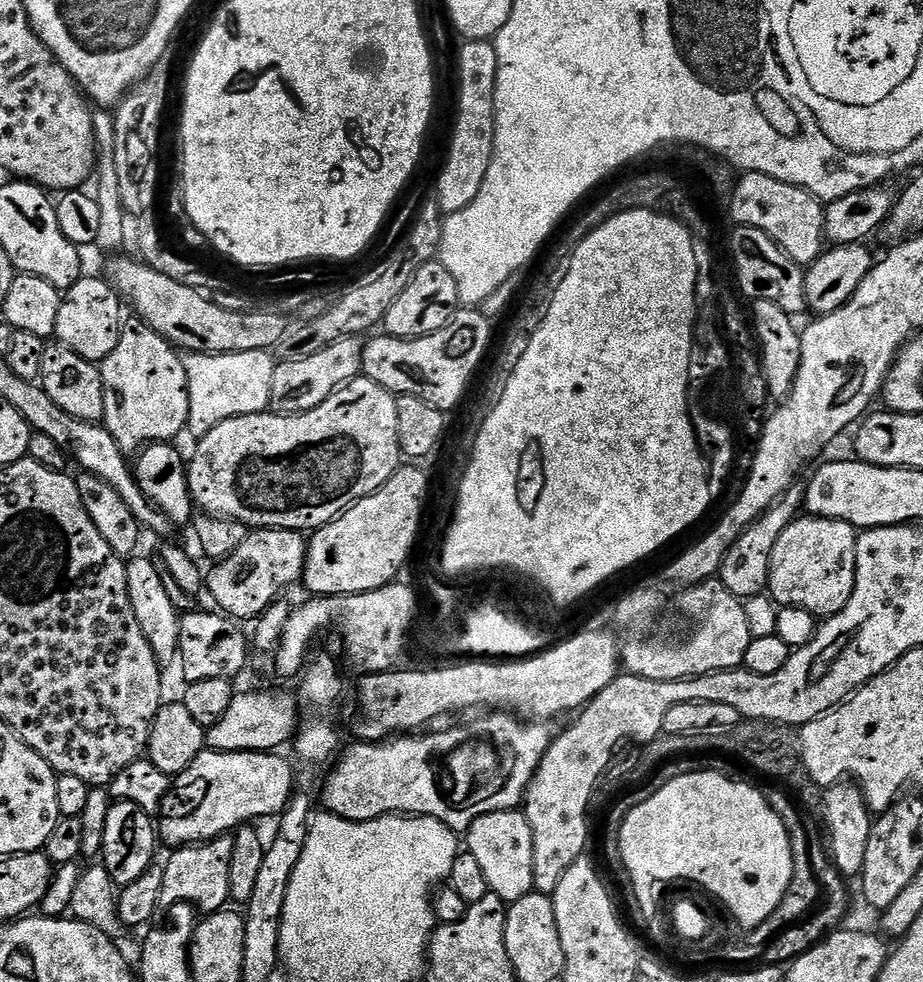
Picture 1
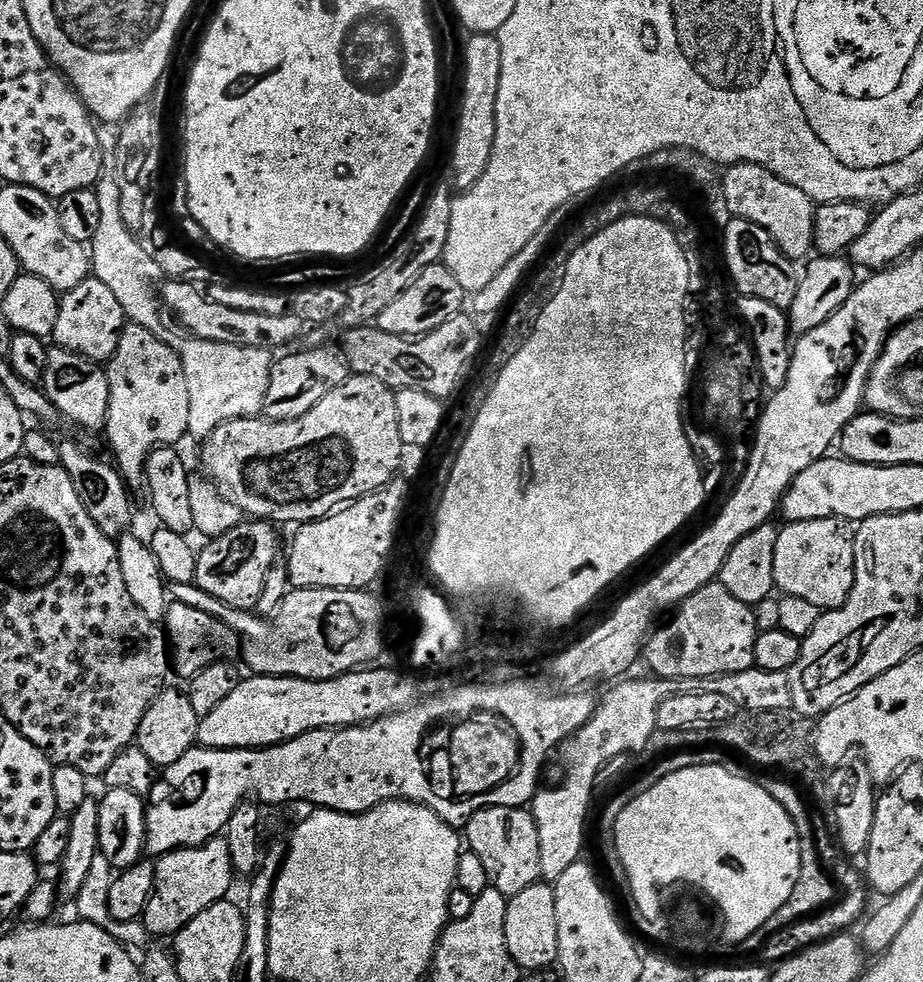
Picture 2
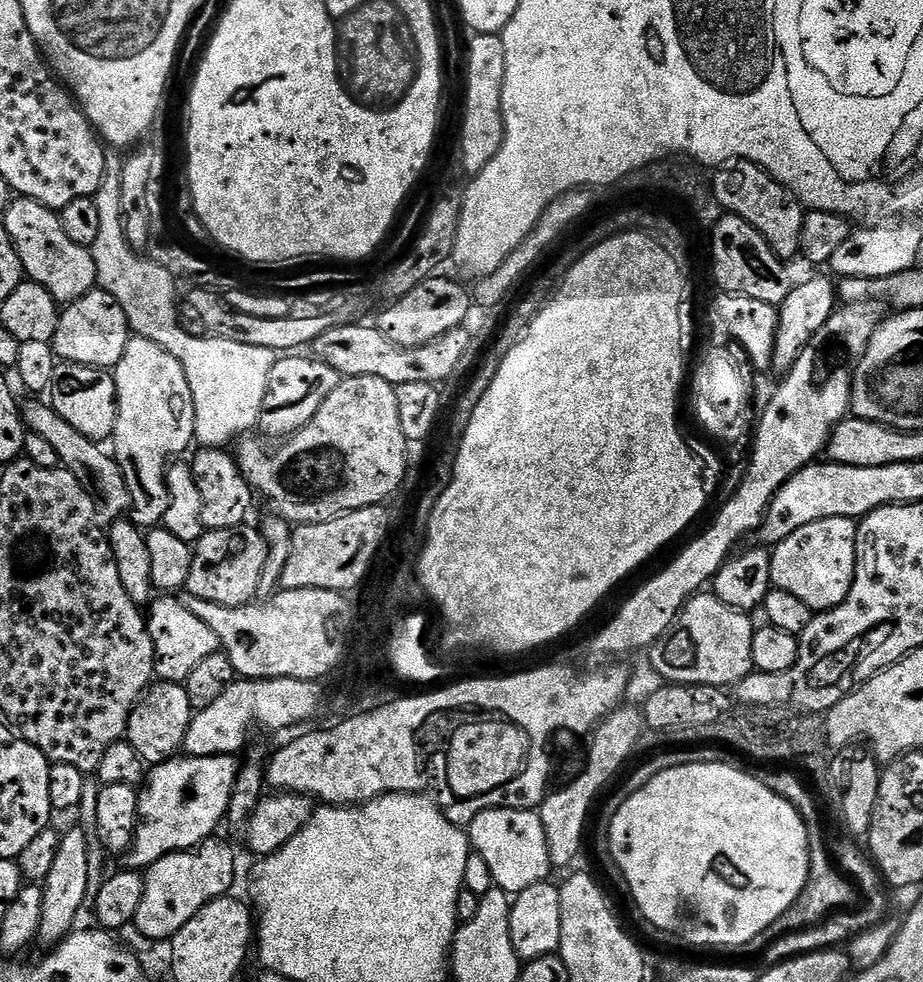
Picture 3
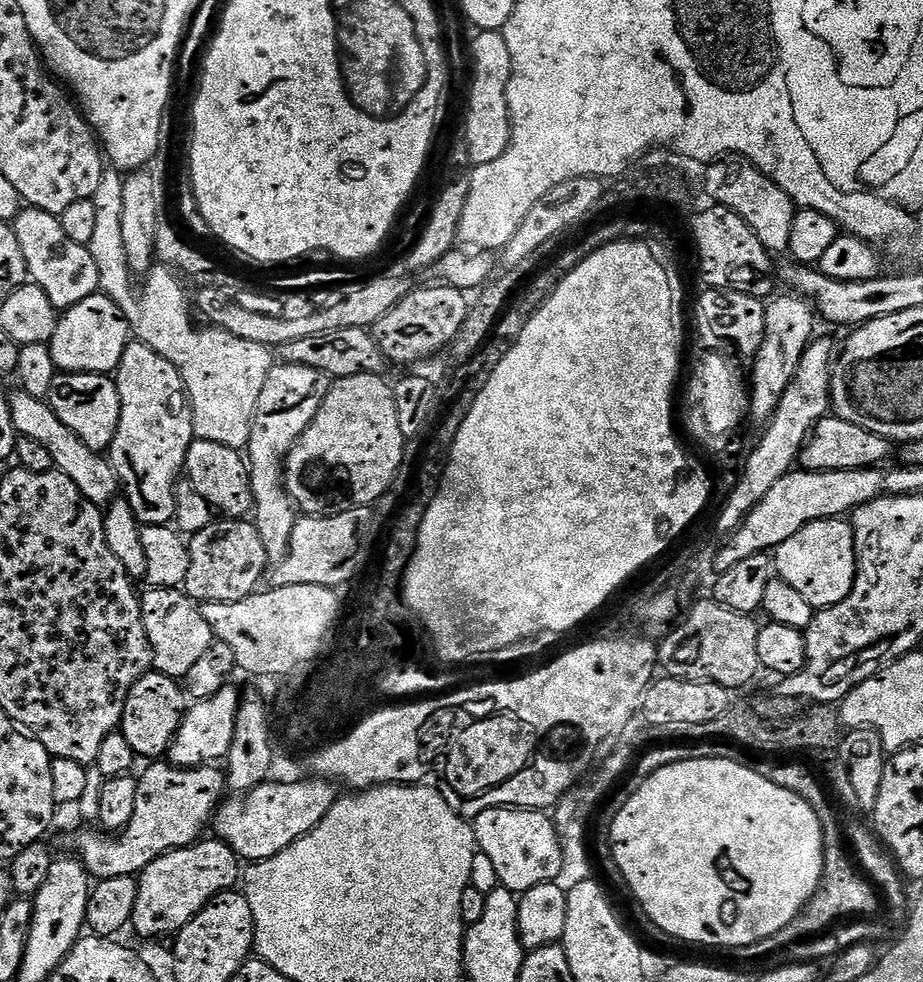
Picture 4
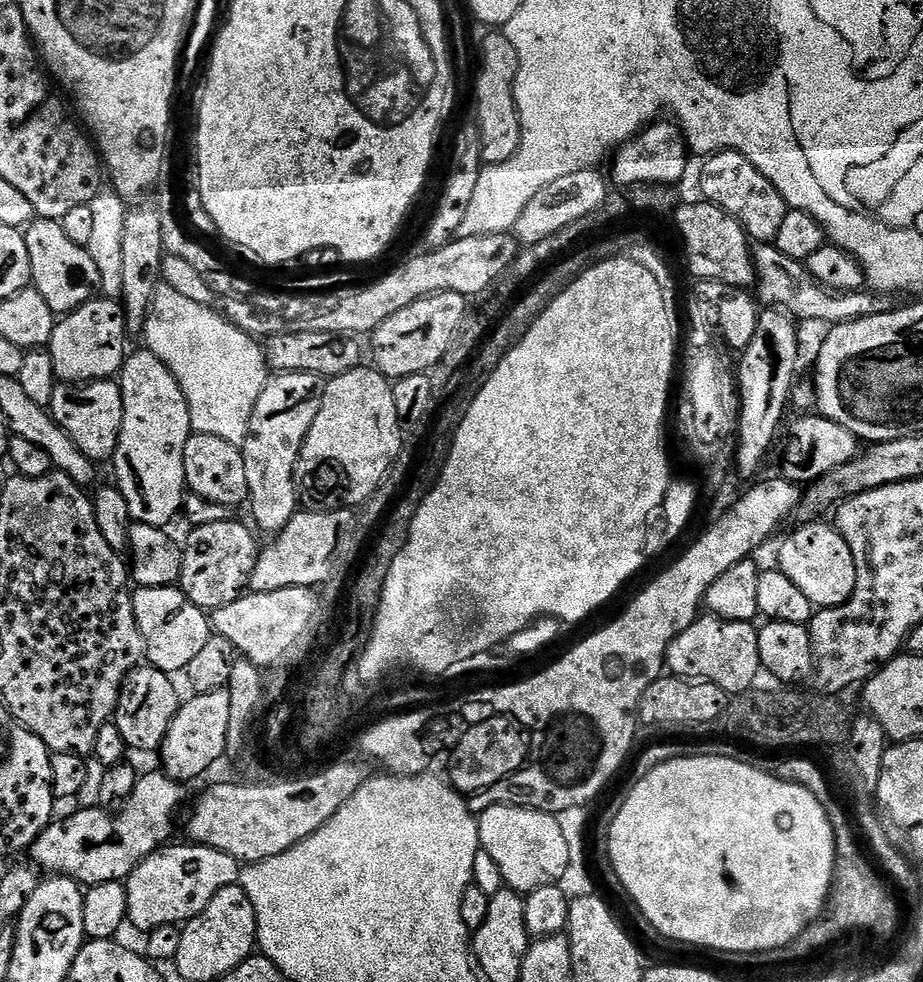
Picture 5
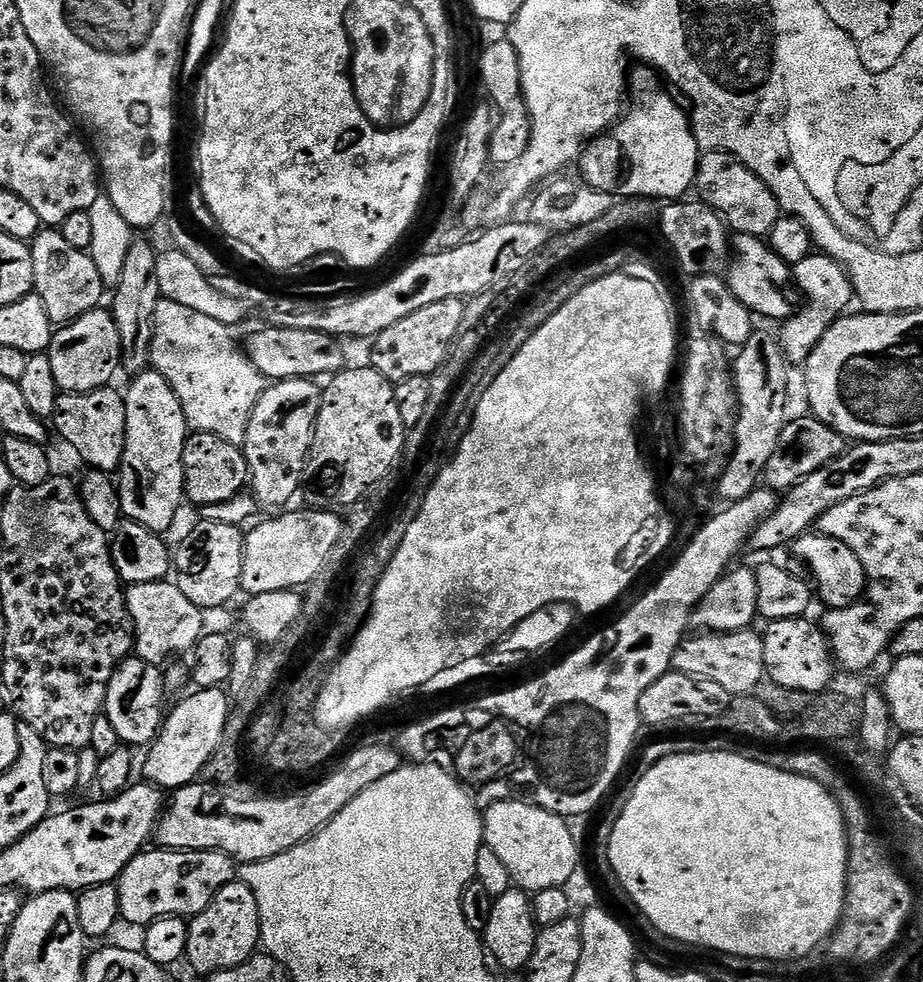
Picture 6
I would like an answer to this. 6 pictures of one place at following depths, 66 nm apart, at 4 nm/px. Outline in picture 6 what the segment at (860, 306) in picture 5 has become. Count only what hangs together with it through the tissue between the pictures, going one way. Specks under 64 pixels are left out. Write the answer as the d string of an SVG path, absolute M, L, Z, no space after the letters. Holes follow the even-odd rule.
M736 234L730 240L730 263L726 269L726 279L734 298L742 302L757 317L783 322L798 311L798 289L792 278L792 265L782 262L778 254L768 245L767 239Z

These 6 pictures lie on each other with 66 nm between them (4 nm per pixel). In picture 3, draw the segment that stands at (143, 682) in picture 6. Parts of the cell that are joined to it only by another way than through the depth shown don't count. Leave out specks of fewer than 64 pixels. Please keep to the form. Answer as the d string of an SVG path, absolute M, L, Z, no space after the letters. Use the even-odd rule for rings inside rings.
M156 682L140 697L136 709L130 714L126 738L143 758L145 765L165 764L183 749L186 730L194 715L184 684Z

